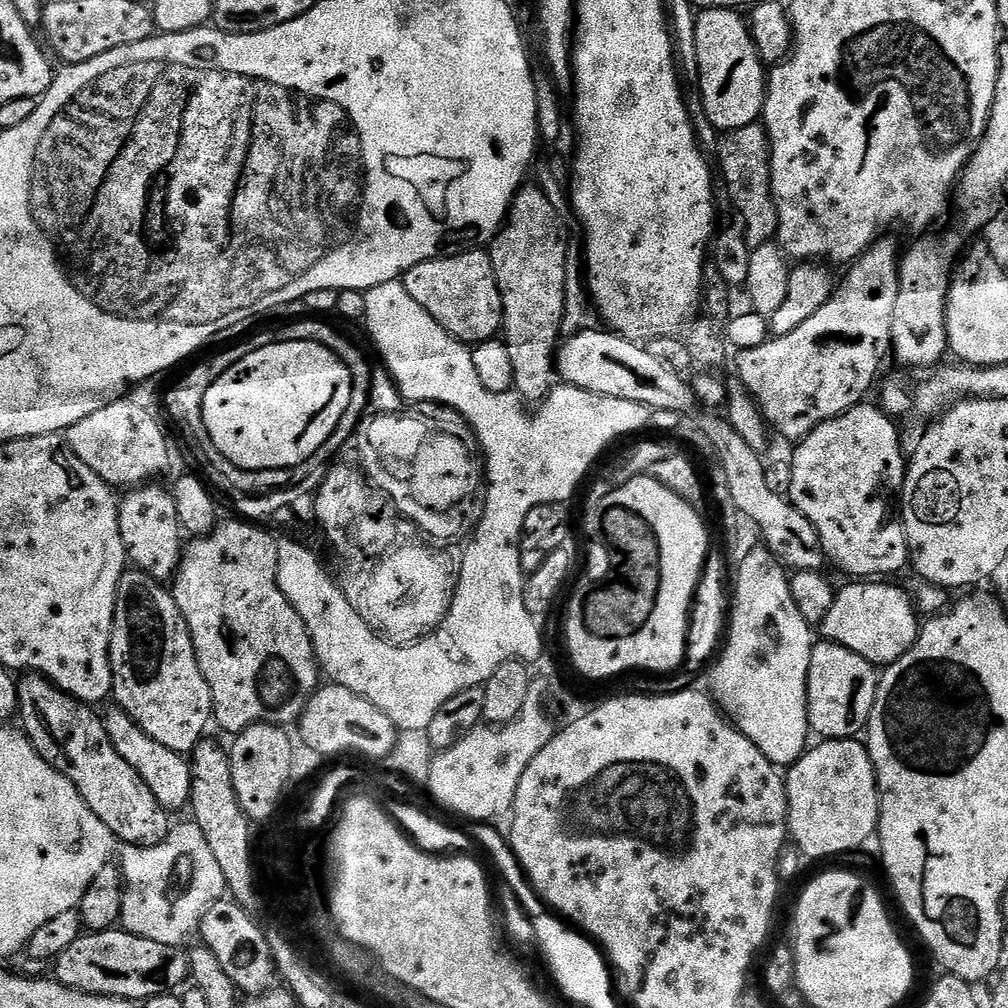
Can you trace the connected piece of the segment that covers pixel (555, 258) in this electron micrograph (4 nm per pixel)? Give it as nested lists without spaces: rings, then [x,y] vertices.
[[[521,187],[512,207],[508,210],[508,219],[496,234],[490,245],[490,255],[494,266],[494,278],[502,294],[504,322],[502,339],[510,352],[510,363],[514,366],[514,388],[521,400],[539,402],[544,400],[554,387],[556,375],[556,353],[562,337],[563,303],[566,302],[566,262],[568,240],[560,233],[561,221],[557,219],[550,196],[536,188]]]

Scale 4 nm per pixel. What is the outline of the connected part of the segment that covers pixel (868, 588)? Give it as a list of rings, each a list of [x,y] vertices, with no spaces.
[[[848,582],[844,589],[841,587],[834,598],[834,606],[830,606],[830,614],[824,619],[823,639],[830,644],[846,646],[846,650],[854,650],[854,654],[877,666],[898,662],[898,658],[914,646],[922,620],[911,595],[892,583],[896,582]]]

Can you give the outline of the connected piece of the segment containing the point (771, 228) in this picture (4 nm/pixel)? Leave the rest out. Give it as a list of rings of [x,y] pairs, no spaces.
[[[757,122],[723,133],[718,147],[719,154],[718,172],[724,175],[728,196],[733,206],[740,211],[739,219],[748,237],[749,248],[773,243],[776,240],[776,207],[772,202],[772,147],[763,123]]]

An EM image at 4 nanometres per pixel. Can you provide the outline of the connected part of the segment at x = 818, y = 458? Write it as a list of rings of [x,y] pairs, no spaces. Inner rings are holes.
[[[861,402],[848,412],[843,412],[838,418],[822,422],[807,438],[795,445],[796,453],[792,456],[792,485],[786,489],[786,492],[791,499],[792,505],[798,510],[802,510],[802,514],[806,514],[806,518],[810,518],[810,522],[820,539],[820,545],[825,557],[831,563],[833,560],[848,575],[848,578],[892,578],[895,577],[892,576],[895,572],[900,572],[903,568],[907,569],[910,564],[908,539],[904,533],[904,522],[898,511],[897,504],[898,493],[904,487],[906,452],[904,456],[903,450],[900,449],[900,432],[896,429],[897,421],[889,416],[883,407],[877,406],[875,403],[873,403],[874,405],[868,403]]]

